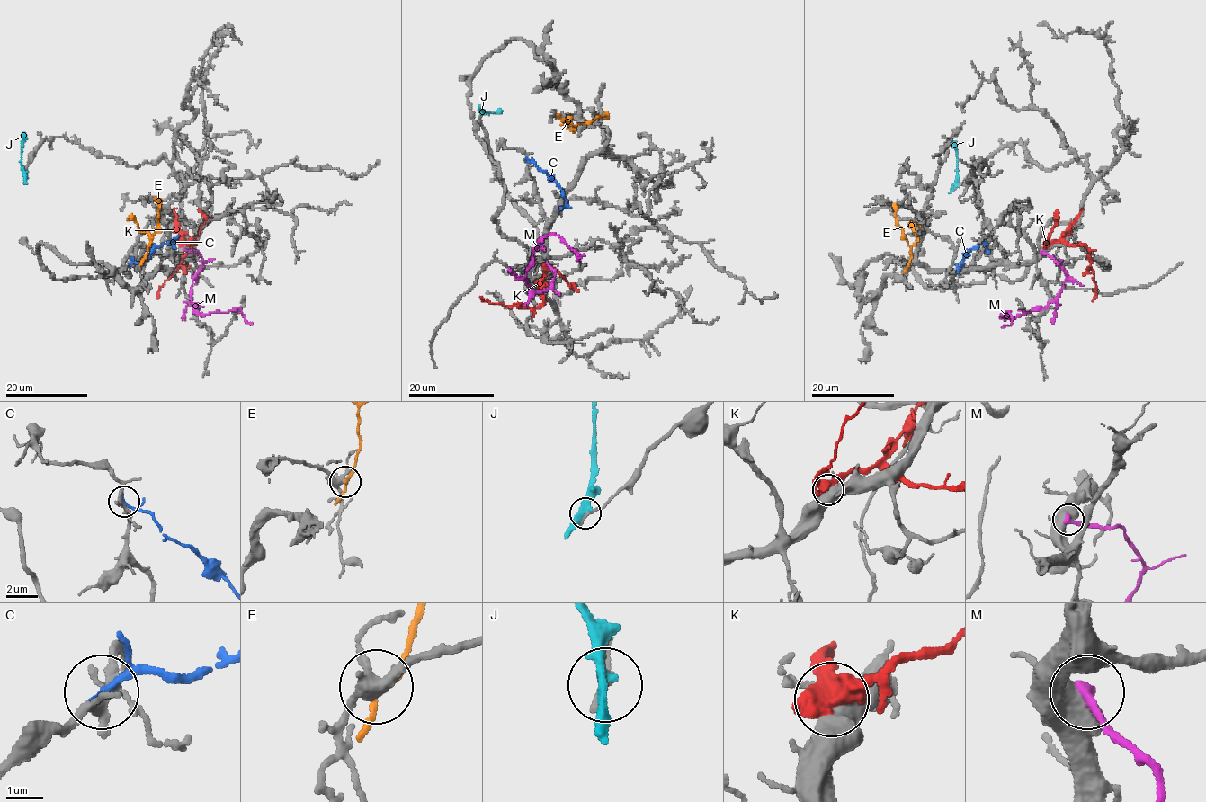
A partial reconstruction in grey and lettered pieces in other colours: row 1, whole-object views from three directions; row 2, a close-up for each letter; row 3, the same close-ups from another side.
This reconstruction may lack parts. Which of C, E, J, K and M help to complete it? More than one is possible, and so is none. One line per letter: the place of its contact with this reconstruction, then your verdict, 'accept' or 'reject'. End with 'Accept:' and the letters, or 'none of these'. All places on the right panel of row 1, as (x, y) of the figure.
C: (958, 271) | reject
E: (906, 266) | reject
J: (954, 187) | reject
K: (1048, 245) | reject
M: (1040, 252) | reject
Accept: none of these

